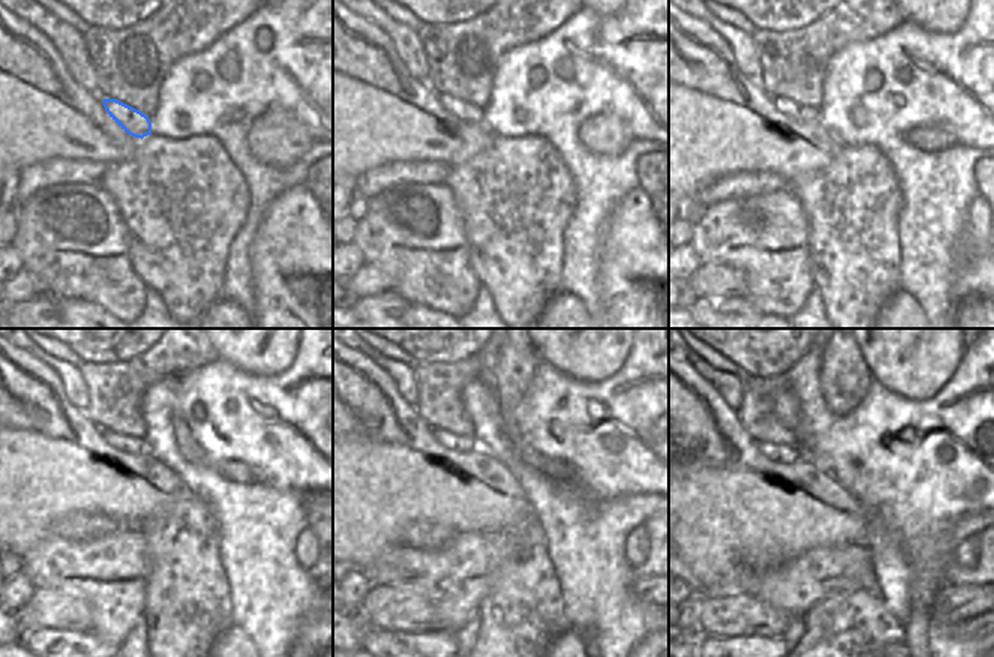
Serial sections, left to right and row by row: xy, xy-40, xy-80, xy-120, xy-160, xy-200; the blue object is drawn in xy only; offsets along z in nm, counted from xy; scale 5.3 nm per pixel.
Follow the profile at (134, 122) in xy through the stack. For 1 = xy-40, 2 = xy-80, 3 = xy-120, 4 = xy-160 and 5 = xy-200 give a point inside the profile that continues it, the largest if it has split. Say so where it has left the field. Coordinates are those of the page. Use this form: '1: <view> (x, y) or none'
1: xy-40 (459, 108)
2: xy-80 (786, 105)
3: xy-120 (123, 443)
4: xy-160 (461, 443)
5: xy-200 (778, 452)

